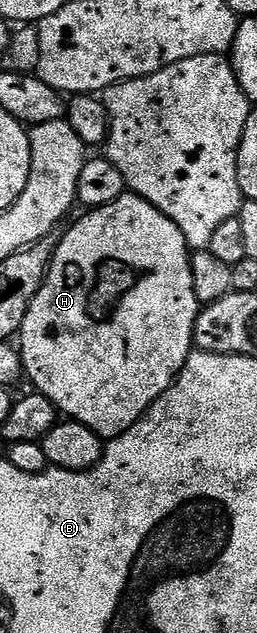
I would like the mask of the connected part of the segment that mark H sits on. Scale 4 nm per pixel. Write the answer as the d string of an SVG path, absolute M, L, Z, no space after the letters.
M128 191L100 209L84 212L84 217L64 235L54 246L51 265L47 269L47 278L37 291L33 303L23 320L23 327L17 337L17 345L21 350L23 371L26 380L31 380L38 392L44 393L54 403L56 410L64 418L79 421L104 439L120 437L131 425L138 423L139 418L150 409L151 404L161 396L179 376L185 367L195 344L195 320L199 318L200 304L193 291L193 275L191 274L191 255L185 235L157 207L153 207L145 199L136 197Z

